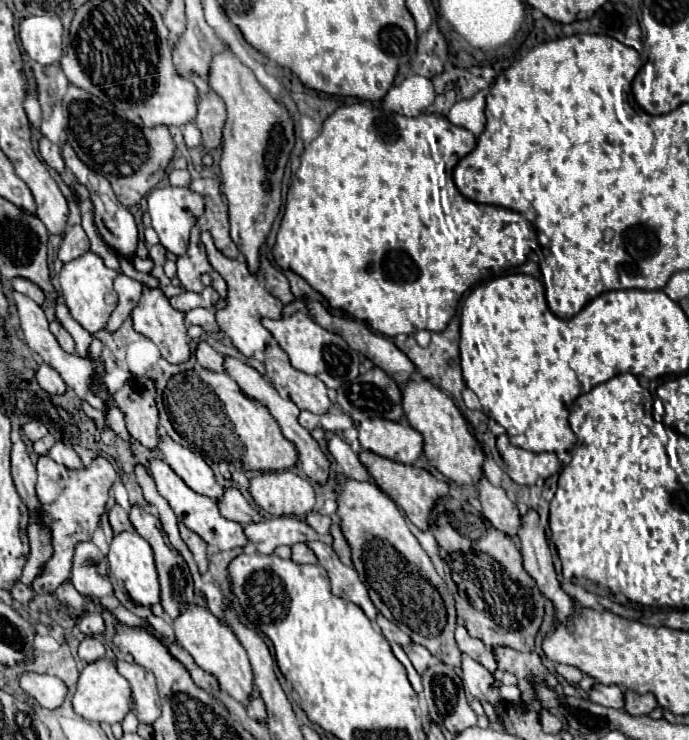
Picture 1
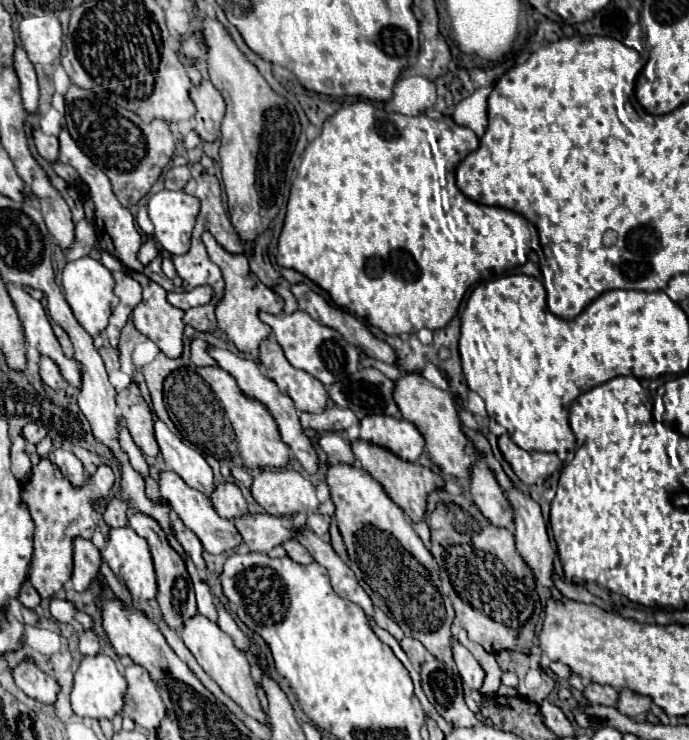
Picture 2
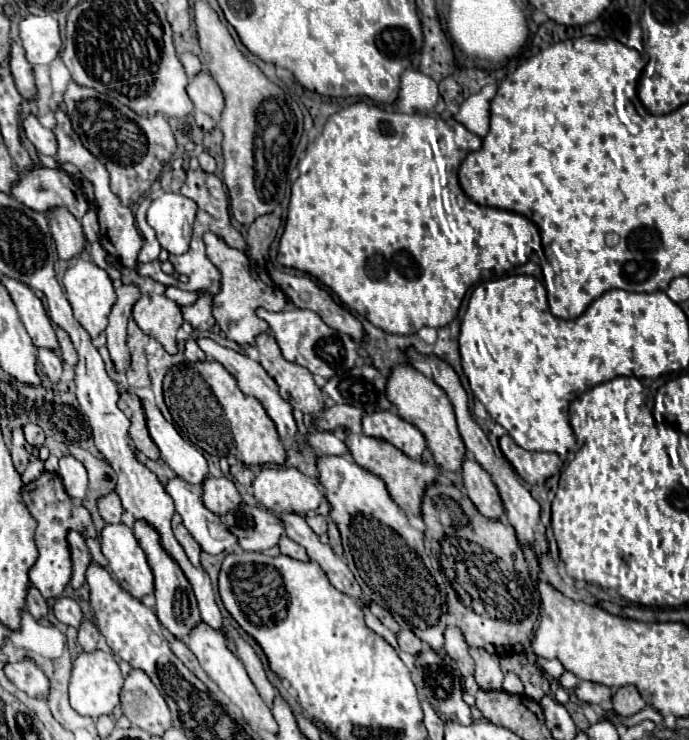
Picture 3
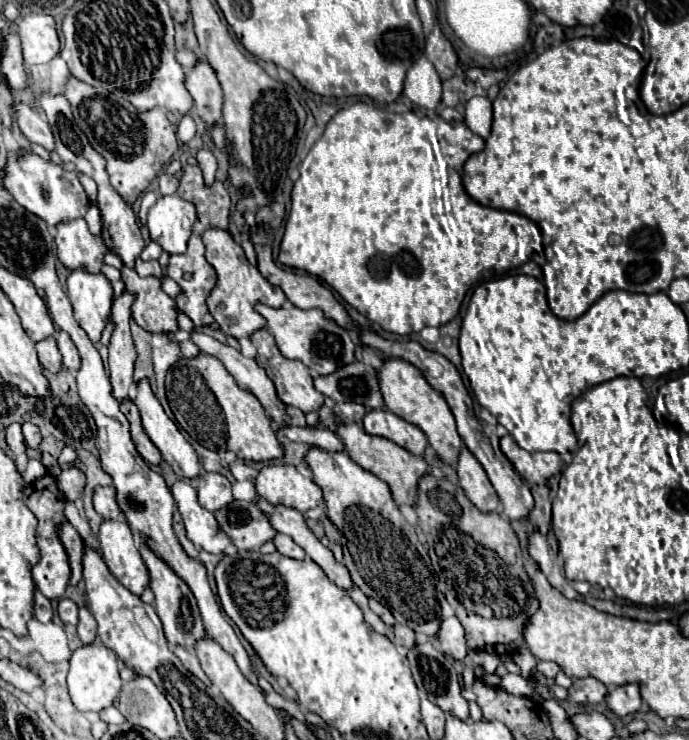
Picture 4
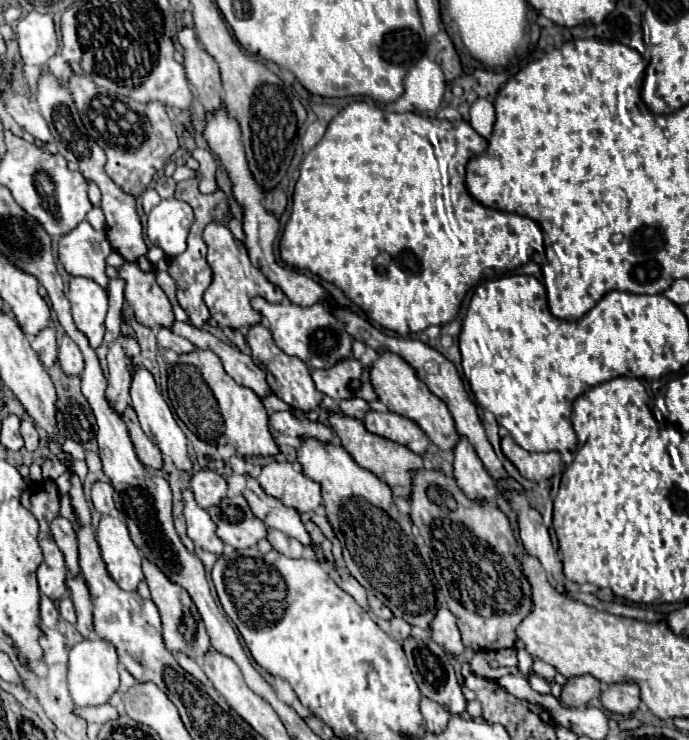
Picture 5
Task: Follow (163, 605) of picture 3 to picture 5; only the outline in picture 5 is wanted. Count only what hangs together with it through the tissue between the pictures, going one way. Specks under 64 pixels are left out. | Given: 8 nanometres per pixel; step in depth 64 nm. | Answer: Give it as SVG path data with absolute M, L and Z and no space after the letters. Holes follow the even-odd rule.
M146 556L142 558L142 570L144 570L146 582L152 592L152 602L156 604L156 608L162 616L162 636L164 636L166 648L174 654L184 652L184 654L200 660L210 650L210 640L208 640L204 622L200 618L192 598L188 596L188 592L184 592L184 588L180 588L178 584L172 584L172 580L168 580L168 576L164 576L164 572L160 572L160 568L156 568L156 564L152 564Z

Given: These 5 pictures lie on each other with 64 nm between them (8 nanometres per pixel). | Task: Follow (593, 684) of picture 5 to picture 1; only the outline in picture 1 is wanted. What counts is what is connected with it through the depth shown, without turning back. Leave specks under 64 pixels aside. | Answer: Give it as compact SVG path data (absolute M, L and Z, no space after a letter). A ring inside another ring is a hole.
M594 684L590 690L590 700L608 708L624 708L624 692L620 686L604 686L604 684Z

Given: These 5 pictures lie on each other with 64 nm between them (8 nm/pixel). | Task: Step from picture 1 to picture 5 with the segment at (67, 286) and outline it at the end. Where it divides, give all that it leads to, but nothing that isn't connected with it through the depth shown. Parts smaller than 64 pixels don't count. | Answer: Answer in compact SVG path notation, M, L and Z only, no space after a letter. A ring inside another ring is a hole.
M74 276L68 284L68 300L72 304L72 316L80 332L86 334L92 348L102 344L104 318L108 312L108 292L92 278Z

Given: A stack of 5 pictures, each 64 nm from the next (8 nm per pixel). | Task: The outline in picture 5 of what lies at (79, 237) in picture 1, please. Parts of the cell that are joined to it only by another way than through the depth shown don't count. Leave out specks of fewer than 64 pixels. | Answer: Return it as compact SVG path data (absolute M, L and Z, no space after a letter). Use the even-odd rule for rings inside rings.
M94 206L90 212L88 212L86 220L90 222L90 226L92 226L94 230L104 230L104 226L106 226L106 220L104 220L102 210L100 210L100 208L96 208L96 206Z

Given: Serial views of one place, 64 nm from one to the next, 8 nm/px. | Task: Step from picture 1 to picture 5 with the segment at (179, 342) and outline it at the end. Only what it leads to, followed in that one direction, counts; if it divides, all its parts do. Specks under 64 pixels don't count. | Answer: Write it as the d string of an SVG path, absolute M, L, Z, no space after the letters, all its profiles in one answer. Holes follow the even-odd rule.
M124 262L124 266L118 272L120 278L126 282L124 296L128 306L134 310L134 318L146 328L172 328L172 306L164 290L156 284L156 276L152 272L144 274L138 268L138 264L130 262Z

